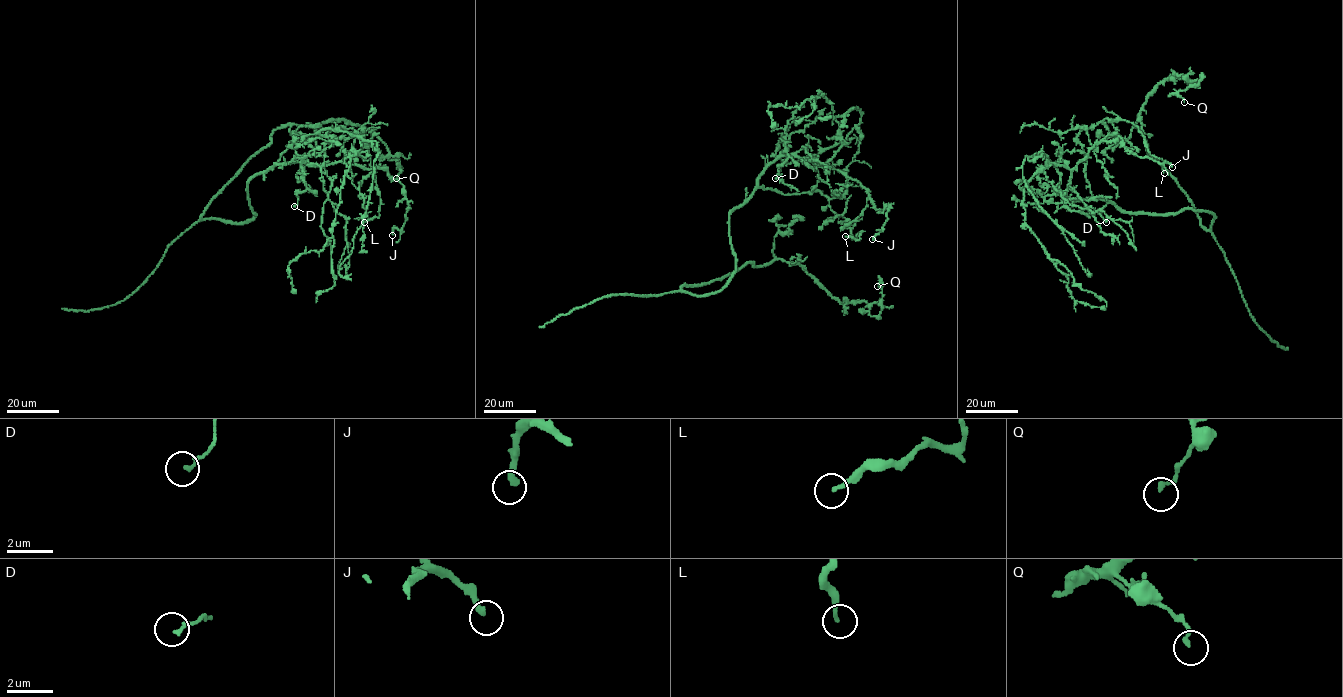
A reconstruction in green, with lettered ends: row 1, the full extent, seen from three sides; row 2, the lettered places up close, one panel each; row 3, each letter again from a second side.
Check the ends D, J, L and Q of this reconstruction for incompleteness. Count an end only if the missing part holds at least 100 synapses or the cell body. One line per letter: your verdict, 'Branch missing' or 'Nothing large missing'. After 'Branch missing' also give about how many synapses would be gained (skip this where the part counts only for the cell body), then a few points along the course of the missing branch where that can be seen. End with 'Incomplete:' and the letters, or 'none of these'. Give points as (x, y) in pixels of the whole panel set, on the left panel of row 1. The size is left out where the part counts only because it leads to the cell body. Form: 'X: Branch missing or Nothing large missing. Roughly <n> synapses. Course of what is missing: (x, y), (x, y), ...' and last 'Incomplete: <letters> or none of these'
D: Nothing large missing
J: Nothing large missing
L: Nothing large missing
Q: Nothing large missing
Incomplete: none of these

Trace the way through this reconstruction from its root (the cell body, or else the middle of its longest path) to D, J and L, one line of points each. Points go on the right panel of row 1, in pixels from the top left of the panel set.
D: (1178, 212), (1124, 212), (1100, 198), (1075, 200), (1057, 192), (1044, 196), (1087, 215), (1099, 212), (1106, 222)
J: (1178, 212), (1124, 212), (1100, 198), (1064, 195), (1076, 163), (1096, 143), (1118, 136), (1133, 154), (1172, 167)
L: (1178, 212), (1124, 212), (1093, 197), (1077, 137), (1106, 118), (1127, 120), (1148, 152), (1164, 160), (1164, 173)

